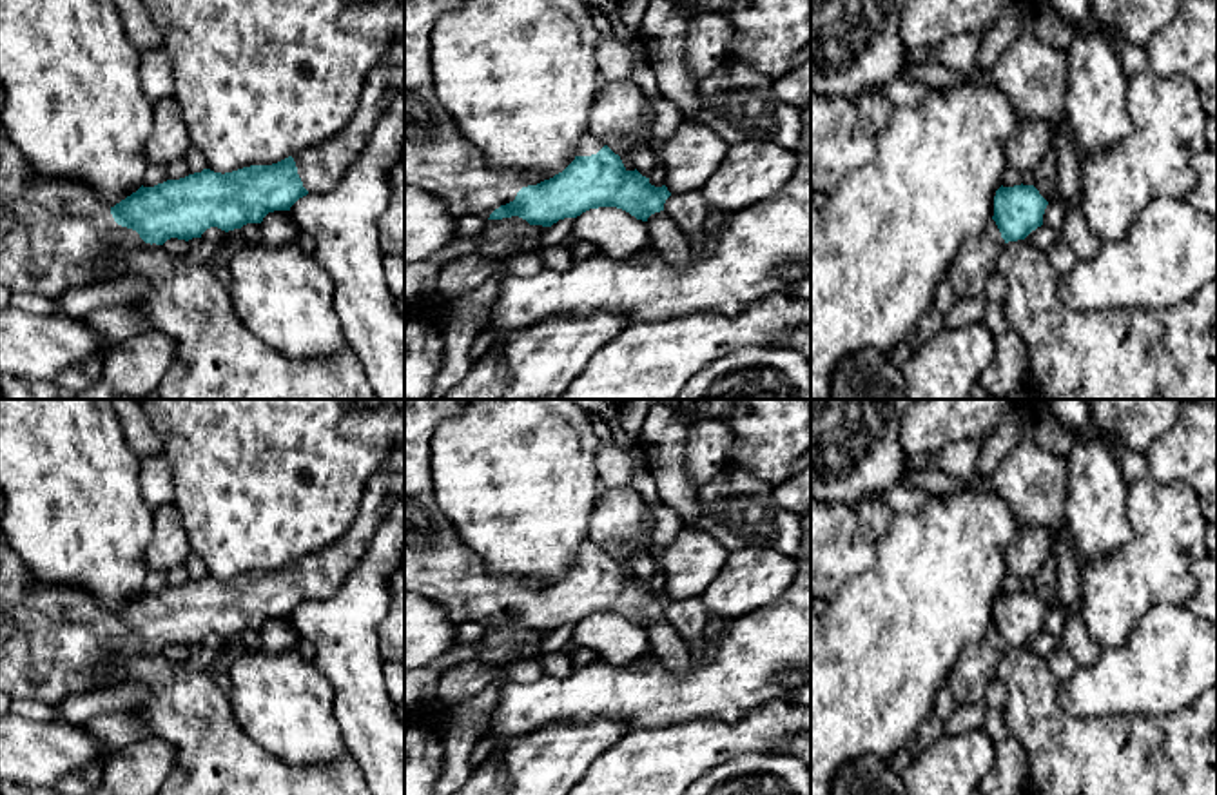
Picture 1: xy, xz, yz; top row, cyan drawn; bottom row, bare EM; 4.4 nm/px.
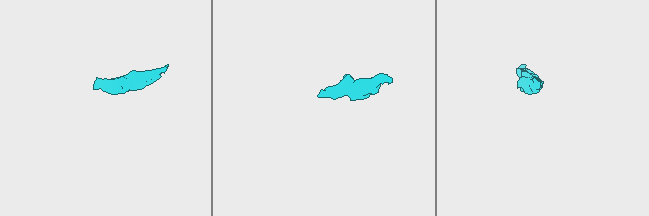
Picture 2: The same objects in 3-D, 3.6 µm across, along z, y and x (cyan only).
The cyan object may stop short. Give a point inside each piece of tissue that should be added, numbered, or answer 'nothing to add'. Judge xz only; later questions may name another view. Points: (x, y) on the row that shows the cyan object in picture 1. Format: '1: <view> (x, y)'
1: xz (438, 160)

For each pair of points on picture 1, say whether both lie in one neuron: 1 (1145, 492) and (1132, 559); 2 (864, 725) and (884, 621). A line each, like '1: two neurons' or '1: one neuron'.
1: one neuron
2: one neuron

